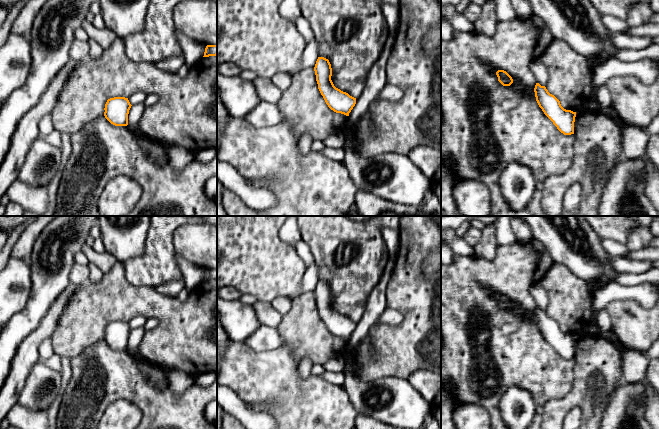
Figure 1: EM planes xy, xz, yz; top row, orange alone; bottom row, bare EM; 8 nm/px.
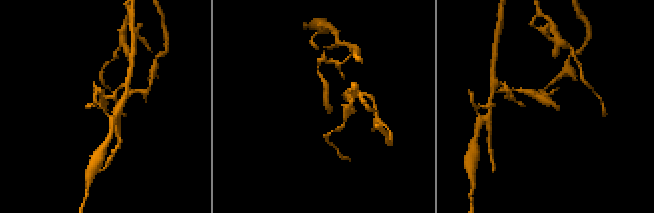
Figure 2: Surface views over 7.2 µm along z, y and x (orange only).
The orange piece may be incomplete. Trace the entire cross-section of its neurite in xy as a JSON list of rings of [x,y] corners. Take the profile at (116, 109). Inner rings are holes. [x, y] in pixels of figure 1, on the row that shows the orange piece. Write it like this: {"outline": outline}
{"outline": [[[114,97],[107,100],[105,104],[105,118],[115,126],[127,126],[128,114],[131,108],[128,98]]]}

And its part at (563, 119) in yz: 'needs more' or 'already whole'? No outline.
already whole

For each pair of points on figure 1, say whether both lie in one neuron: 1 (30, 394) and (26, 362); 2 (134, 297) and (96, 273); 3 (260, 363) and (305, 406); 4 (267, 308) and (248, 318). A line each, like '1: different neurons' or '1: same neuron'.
1: different neurons
2: different neurons
3: same neuron
4: different neurons

